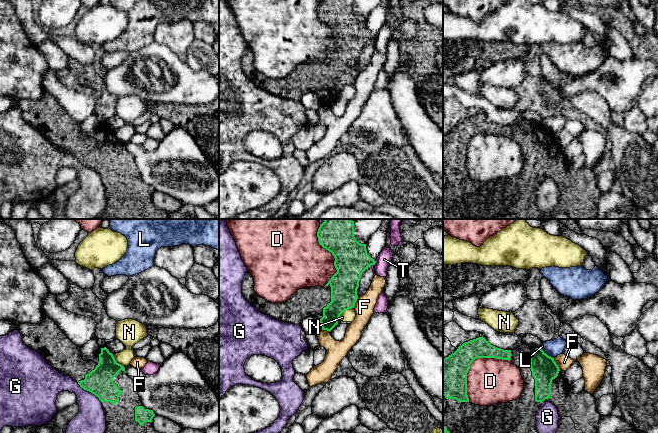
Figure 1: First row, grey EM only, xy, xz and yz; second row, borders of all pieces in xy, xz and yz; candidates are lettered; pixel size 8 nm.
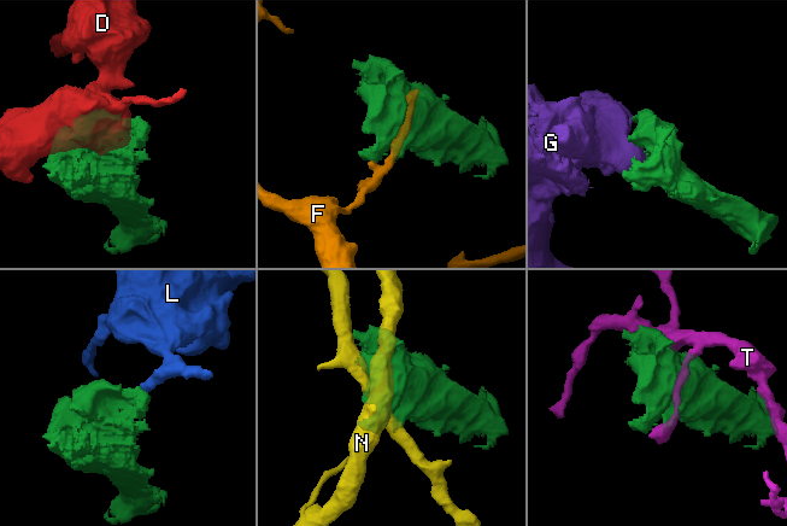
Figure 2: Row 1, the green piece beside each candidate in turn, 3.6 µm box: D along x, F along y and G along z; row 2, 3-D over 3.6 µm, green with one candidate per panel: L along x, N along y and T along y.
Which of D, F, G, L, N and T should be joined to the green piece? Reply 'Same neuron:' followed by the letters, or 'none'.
Same neuron: none

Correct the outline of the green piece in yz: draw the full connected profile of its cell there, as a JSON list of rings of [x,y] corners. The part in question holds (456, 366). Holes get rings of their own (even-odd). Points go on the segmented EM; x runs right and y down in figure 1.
[[[483,336],[463,343],[454,353],[443,359],[443,395],[447,400],[447,407],[443,413],[443,433],[538,433],[536,414],[545,401],[552,403],[558,409],[559,420],[556,433],[597,433],[597,425],[602,416],[597,410],[595,398],[585,390],[579,394],[572,393],[569,384],[558,375],[559,371],[554,358],[548,356],[542,348],[531,348],[525,343],[514,350],[497,348]],[[477,358],[508,360],[516,365],[521,371],[525,385],[521,396],[510,402],[489,406],[470,403],[467,395],[467,373],[471,363]]]

